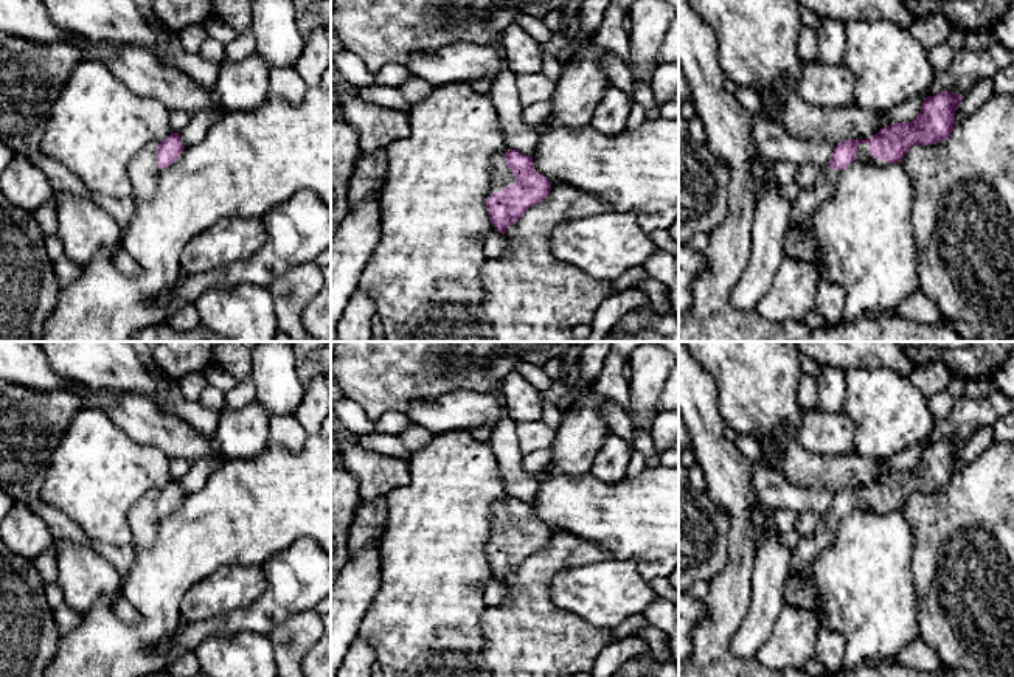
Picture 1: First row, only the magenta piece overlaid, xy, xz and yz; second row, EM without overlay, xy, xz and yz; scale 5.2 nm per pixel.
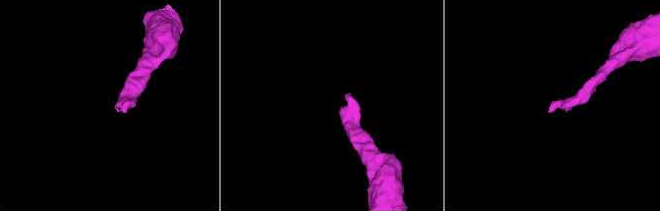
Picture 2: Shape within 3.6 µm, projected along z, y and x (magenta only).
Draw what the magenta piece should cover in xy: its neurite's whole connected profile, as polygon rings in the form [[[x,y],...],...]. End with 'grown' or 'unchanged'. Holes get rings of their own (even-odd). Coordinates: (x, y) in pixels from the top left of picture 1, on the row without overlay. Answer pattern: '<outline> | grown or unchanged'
[[[171,480],[166,488],[157,494],[146,494],[129,509],[127,523],[134,536],[134,550],[148,548],[154,543],[158,520],[171,514],[183,497],[185,492],[179,481]]] | grown

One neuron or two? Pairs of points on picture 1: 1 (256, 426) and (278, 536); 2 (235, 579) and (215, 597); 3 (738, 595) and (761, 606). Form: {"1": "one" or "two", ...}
{"1": "two", "2": "one", "3": "two"}

